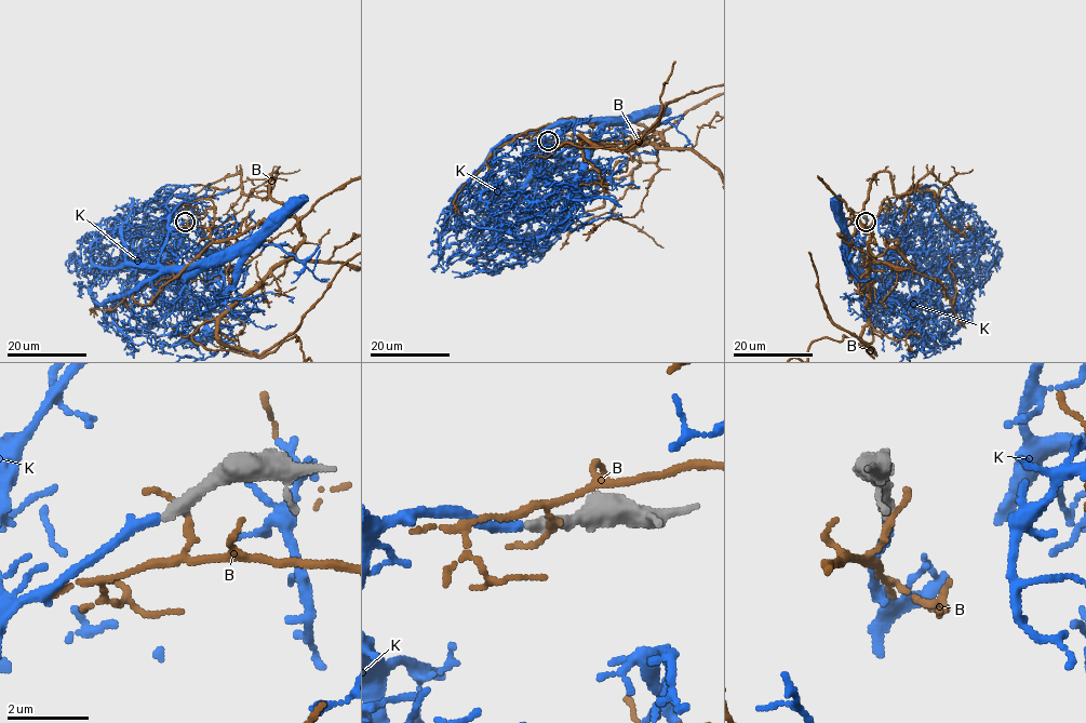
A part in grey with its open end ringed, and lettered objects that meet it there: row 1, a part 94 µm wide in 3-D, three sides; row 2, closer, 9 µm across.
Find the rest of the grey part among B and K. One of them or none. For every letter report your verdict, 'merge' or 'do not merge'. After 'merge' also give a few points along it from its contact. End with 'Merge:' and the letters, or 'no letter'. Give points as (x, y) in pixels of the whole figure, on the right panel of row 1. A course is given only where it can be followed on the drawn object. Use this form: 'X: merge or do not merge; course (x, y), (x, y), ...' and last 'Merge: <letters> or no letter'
B: do not merge
K: merge
Merge: K

